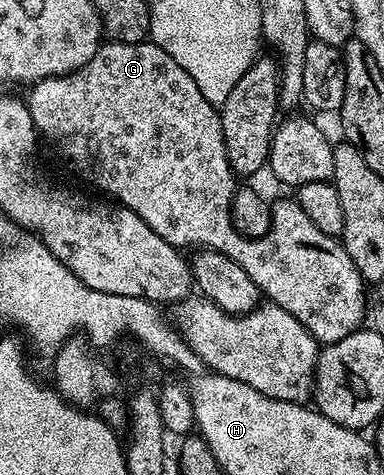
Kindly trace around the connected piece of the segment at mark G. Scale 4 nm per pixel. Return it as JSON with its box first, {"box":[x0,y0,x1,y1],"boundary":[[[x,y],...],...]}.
{"box":[29,42,368,346],"boundary":[[[106,42],[99,47],[98,53],[88,63],[77,68],[75,72],[70,72],[67,76],[49,76],[39,80],[29,89],[29,92],[30,113],[39,137],[43,141],[51,140],[88,179],[95,180],[107,192],[107,194],[105,193],[107,197],[113,198],[126,208],[130,208],[146,225],[152,230],[156,230],[156,234],[160,234],[160,238],[164,238],[179,250],[187,250],[186,248],[191,247],[190,249],[210,248],[213,252],[223,252],[228,259],[236,262],[236,266],[244,266],[244,274],[248,274],[248,278],[252,278],[252,282],[256,282],[259,293],[269,303],[279,304],[284,310],[288,310],[288,314],[292,314],[292,318],[296,318],[296,322],[300,322],[300,326],[304,326],[304,330],[308,330],[308,334],[312,334],[312,338],[317,340],[319,345],[325,346],[332,342],[340,342],[340,338],[348,338],[348,334],[363,327],[365,320],[362,319],[365,316],[367,319],[368,316],[368,308],[366,312],[366,291],[368,291],[366,281],[362,279],[360,270],[356,270],[356,262],[352,262],[352,258],[346,247],[342,245],[341,239],[316,230],[316,226],[312,226],[308,214],[304,214],[304,210],[300,210],[297,199],[290,198],[290,200],[278,201],[275,199],[273,201],[272,226],[268,230],[268,234],[264,234],[261,240],[248,240],[239,234],[236,226],[232,226],[230,207],[234,197],[236,177],[230,171],[230,164],[226,160],[226,147],[222,141],[219,109],[210,104],[208,98],[204,98],[204,94],[200,94],[200,86],[196,86],[196,82],[192,82],[192,78],[188,78],[184,66],[180,66],[180,62],[176,62],[176,58],[172,58],[172,54],[164,54],[164,50],[160,50],[160,46],[156,46],[153,42],[141,44]]]}

